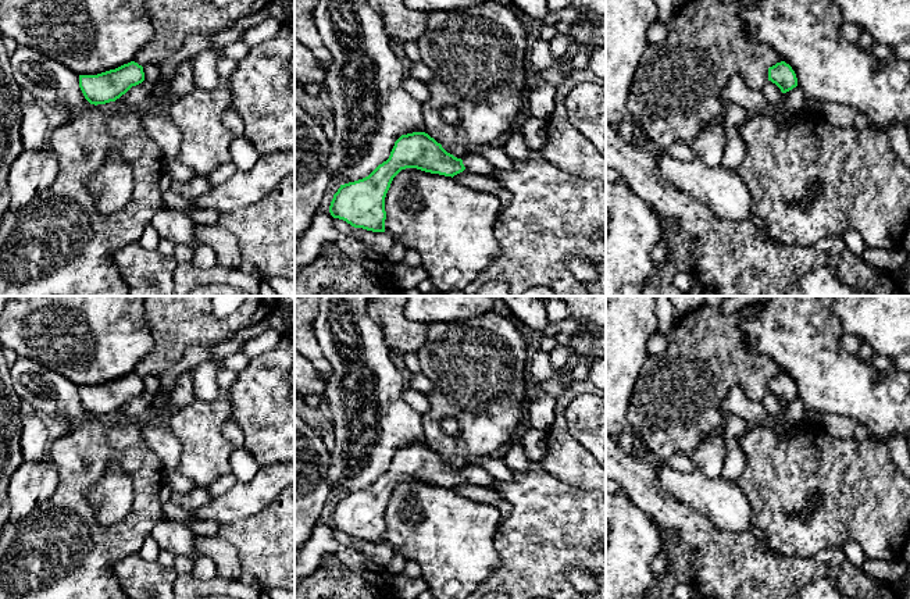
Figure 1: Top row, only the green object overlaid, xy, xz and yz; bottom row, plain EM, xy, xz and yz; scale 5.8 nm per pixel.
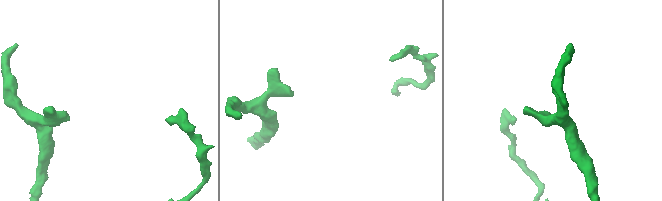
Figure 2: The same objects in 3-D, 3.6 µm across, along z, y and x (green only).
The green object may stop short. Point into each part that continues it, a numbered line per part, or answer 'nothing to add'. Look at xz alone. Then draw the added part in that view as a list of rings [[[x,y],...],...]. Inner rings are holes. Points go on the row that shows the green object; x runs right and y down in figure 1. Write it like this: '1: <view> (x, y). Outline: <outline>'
1: xz (474, 163). Outline: [[[470,151],[463,158],[463,164],[467,171],[485,177],[492,175],[496,170],[482,154],[477,154],[474,151]]]

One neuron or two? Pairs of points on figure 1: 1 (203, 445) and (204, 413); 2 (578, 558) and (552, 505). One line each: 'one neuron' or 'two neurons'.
1: one neuron
2: one neuron

